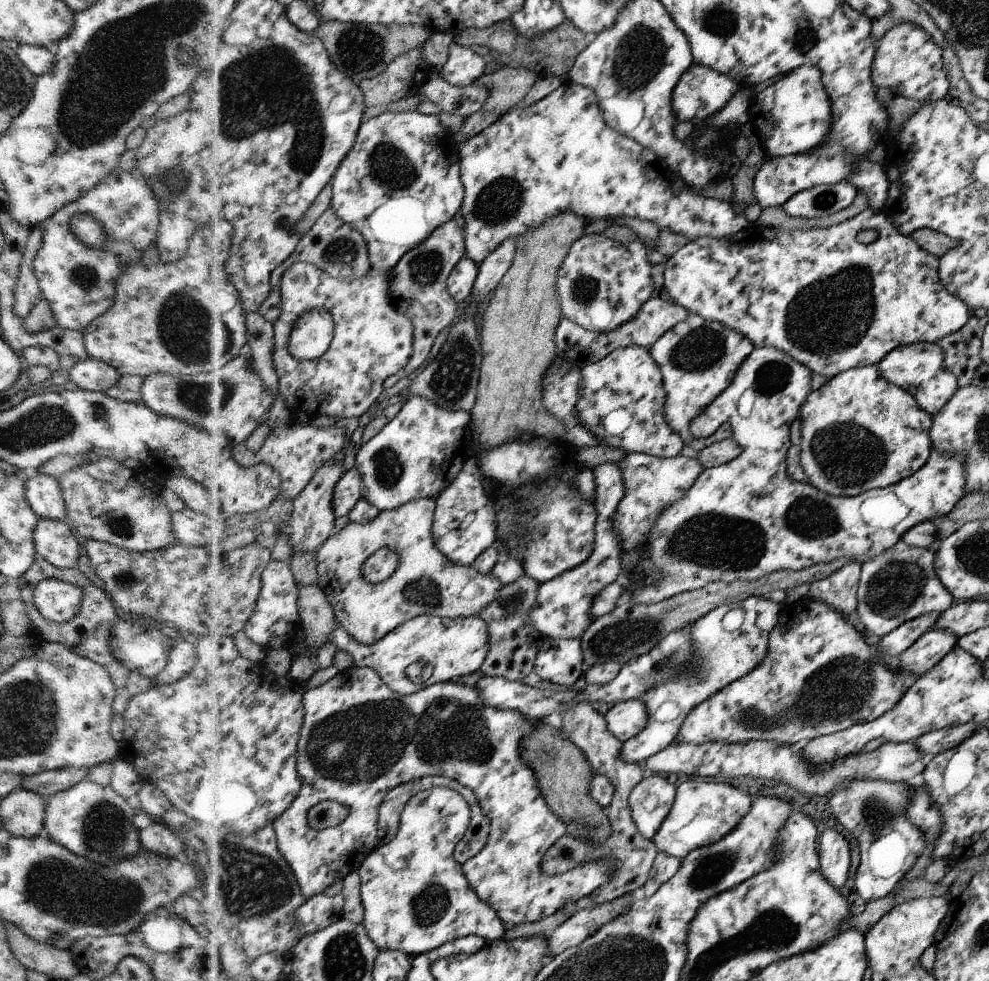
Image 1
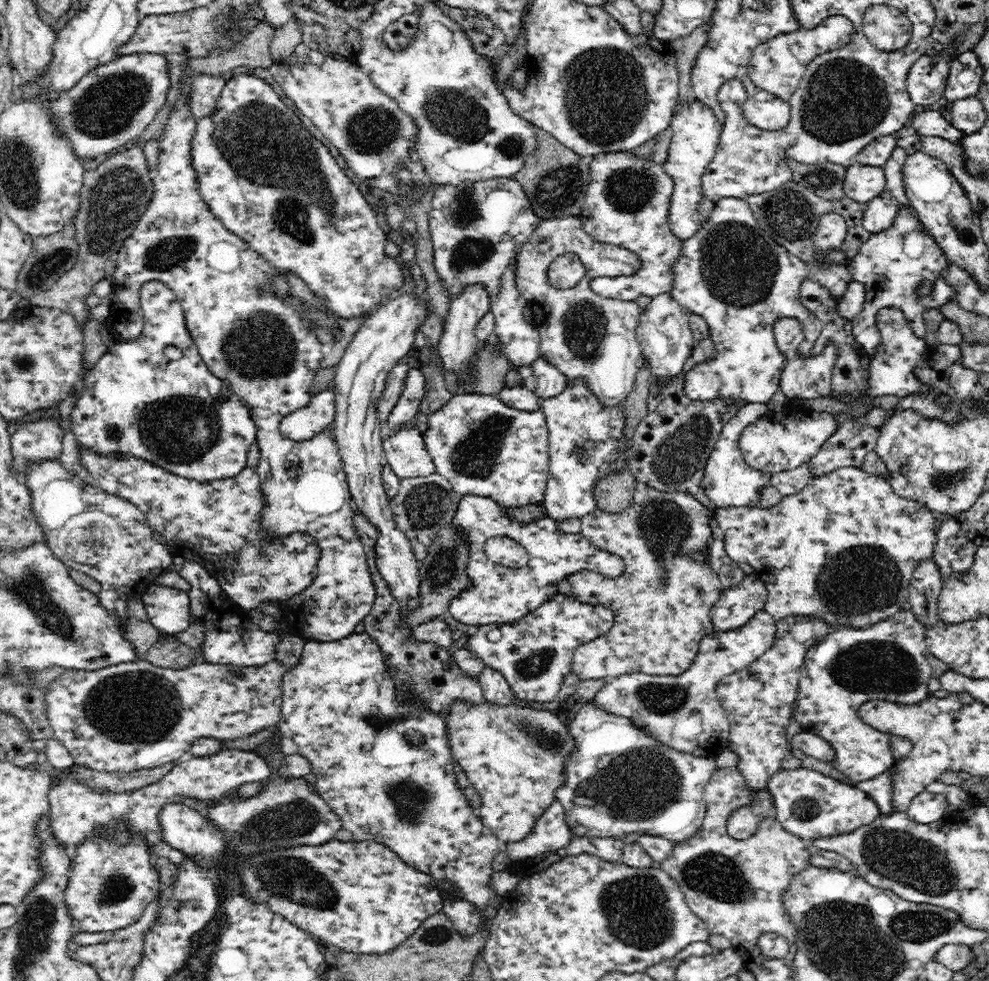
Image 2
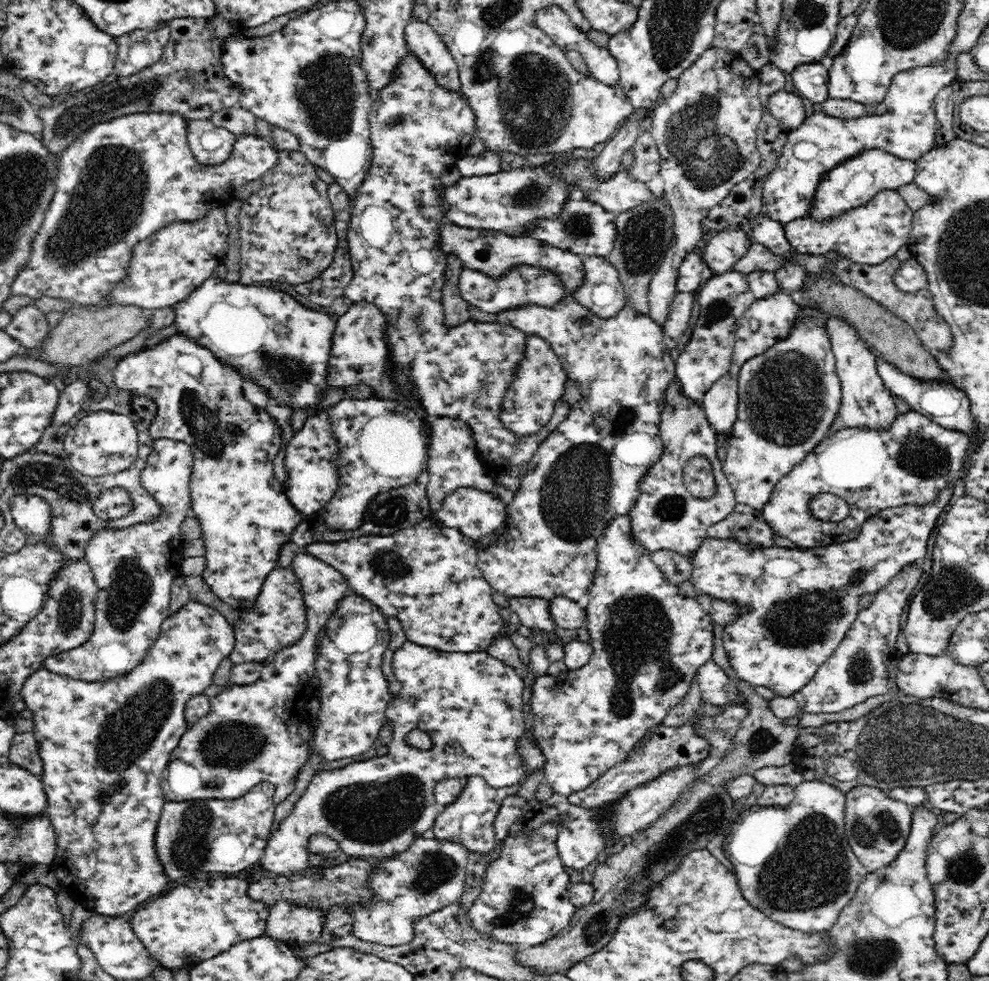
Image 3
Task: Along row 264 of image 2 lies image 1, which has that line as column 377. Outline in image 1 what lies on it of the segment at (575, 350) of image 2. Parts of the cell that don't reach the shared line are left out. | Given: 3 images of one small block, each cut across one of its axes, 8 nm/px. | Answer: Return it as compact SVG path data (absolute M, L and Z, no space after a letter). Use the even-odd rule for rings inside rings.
M424 497L416 501L412 501L402 505L400 508L391 511L382 512L381 516L372 522L362 523L350 523L347 527L344 527L337 535L330 537L328 542L320 550L319 555L319 573L321 574L318 584L326 591L329 601L335 606L337 614L337 626L338 628L346 629L350 631L350 634L362 644L373 645L375 642L380 642L389 632L396 630L399 626L402 626L405 622L412 620L420 615L436 615L441 617L452 617L453 619L458 617L471 617L478 615L482 609L486 608L490 602L495 599L496 594L504 588L504 583L497 578L494 578L490 573L482 574L481 571L476 570L472 565L456 564L453 560L450 560L434 542L434 516L436 516L436 499L434 497ZM392 547L401 554L401 565L396 571L394 576L391 576L387 581L381 583L371 583L365 577L364 568L369 562L369 558L374 556L380 549L386 549Z

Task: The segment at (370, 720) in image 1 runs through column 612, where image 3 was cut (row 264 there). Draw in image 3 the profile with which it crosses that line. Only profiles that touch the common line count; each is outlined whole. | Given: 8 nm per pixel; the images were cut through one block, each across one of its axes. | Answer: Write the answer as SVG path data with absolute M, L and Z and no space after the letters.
M883 190L862 206L852 207L836 218L816 222L809 217L784 225L786 239L797 253L824 255L837 252L859 265L877 265L894 257L911 240L913 210L897 190Z

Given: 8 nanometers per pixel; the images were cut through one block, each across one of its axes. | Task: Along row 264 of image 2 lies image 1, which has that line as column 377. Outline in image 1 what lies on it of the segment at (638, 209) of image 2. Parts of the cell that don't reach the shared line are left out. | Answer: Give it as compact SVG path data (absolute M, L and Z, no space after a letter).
M479 614L455 619L420 615L373 645L358 642L344 628L334 632L334 642L338 648L352 654L355 664L377 670L388 686L399 693L411 695L438 683L456 681L464 674L479 670L489 652L489 625Z

